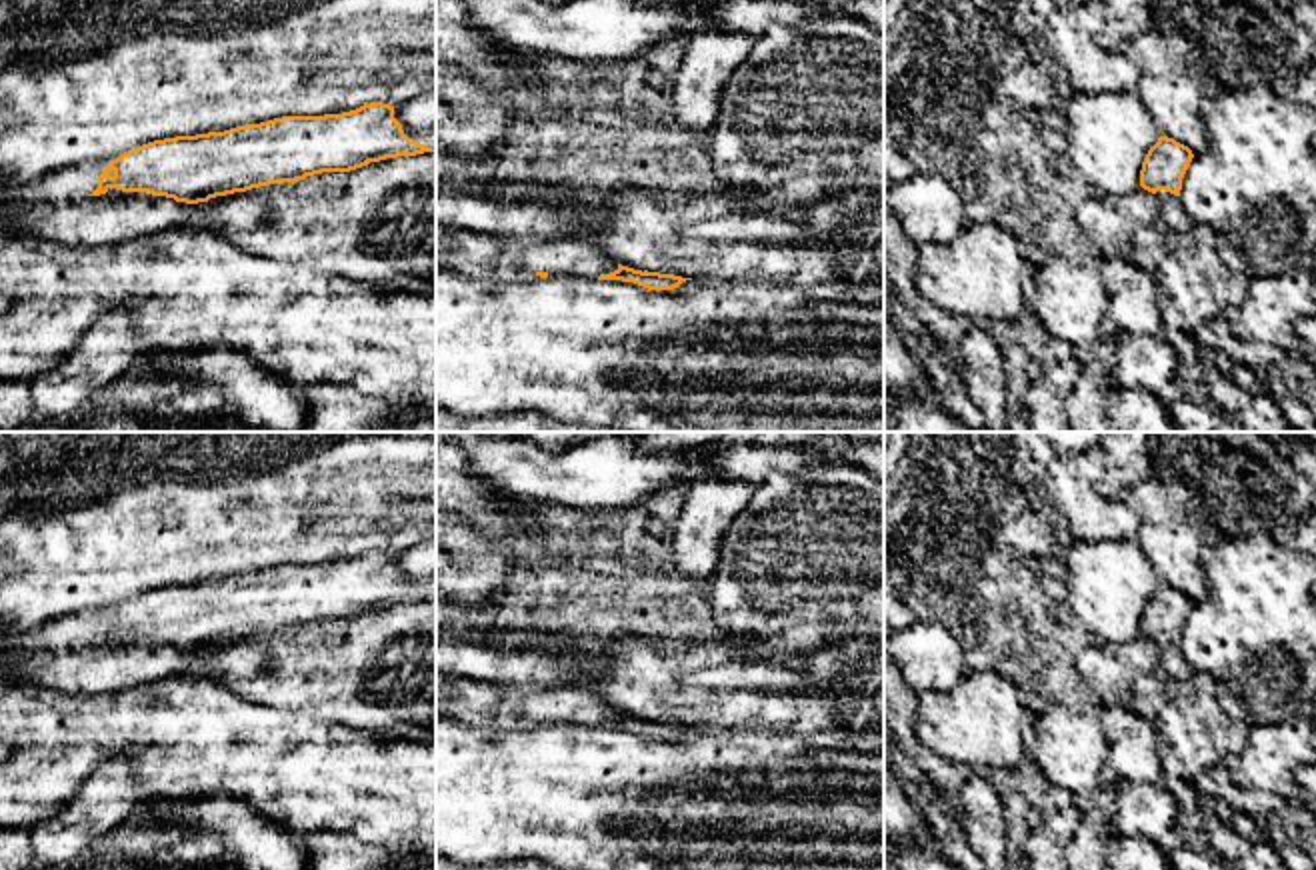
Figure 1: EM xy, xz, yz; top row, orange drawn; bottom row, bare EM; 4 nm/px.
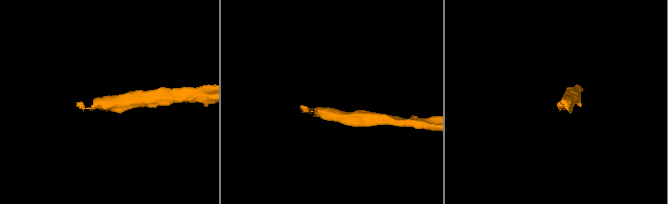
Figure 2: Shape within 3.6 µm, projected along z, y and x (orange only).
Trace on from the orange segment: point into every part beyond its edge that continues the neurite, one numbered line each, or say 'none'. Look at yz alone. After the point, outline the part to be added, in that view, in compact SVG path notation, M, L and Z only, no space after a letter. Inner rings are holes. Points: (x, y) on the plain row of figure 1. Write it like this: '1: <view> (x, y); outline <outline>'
1: yz (1172, 662); outline M1158 638L1156 646L1160 650L1160 670L1166 676L1182 682L1194 674L1192 666L1184 660L1178 644L1174 644L1166 638Z

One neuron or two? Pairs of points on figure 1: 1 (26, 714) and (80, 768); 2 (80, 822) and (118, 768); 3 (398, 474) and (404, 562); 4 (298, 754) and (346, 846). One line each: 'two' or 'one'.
1: two
2: one
3: two
4: two

